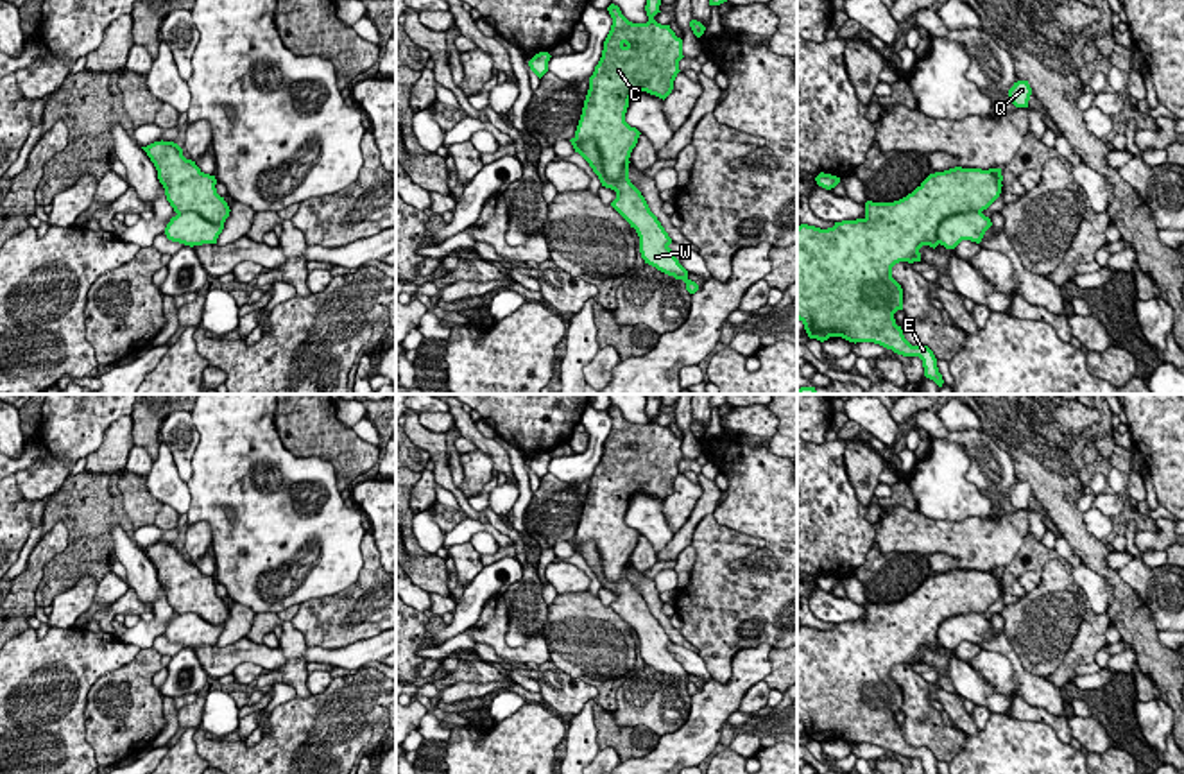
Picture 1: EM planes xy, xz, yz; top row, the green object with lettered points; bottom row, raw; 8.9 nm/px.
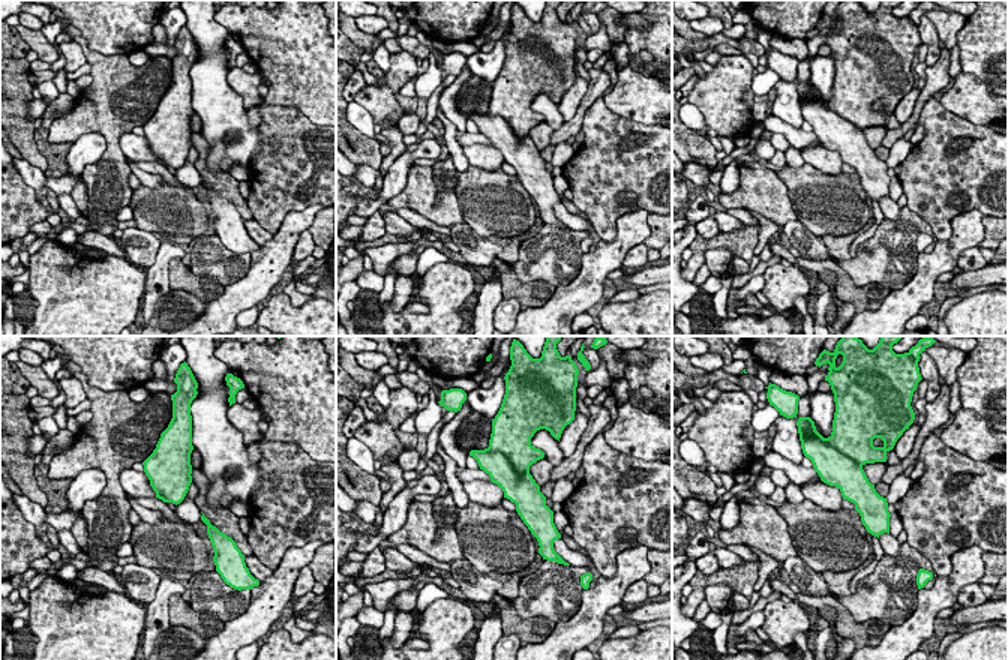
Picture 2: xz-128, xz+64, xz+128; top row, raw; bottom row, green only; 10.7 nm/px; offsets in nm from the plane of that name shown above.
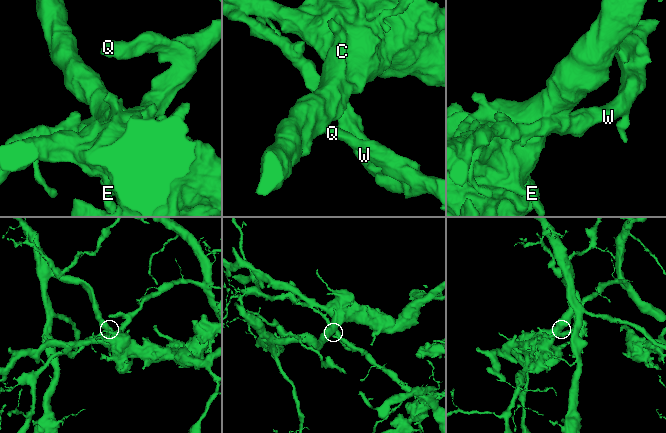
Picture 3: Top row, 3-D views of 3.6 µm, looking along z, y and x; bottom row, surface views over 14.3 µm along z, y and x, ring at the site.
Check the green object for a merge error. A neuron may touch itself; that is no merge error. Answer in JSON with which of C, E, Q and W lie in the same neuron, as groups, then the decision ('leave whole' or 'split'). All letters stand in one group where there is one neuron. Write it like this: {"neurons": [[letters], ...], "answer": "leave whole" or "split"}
{"neurons": [["C", "E", "Q", "W"]], "answer": "leave whole"}

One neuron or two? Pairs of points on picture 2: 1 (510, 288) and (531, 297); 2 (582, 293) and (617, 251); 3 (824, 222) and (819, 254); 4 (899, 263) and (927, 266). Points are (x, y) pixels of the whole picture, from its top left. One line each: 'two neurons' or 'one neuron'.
1: one neuron
2: one neuron
3: two neurons
4: two neurons

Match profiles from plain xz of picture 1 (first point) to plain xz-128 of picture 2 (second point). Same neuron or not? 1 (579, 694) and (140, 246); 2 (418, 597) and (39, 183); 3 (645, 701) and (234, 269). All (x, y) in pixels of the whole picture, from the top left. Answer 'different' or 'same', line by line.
1: same
2: same
3: same

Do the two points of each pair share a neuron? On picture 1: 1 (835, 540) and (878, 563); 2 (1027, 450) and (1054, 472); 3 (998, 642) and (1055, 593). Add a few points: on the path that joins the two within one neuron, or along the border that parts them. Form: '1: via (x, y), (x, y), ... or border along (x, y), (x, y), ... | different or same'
1: border along (873, 545), (866, 561), (853, 574) | different
2: via (1034, 457), (1046, 468) | same
3: border along (1003, 631), (1027, 672) | different

